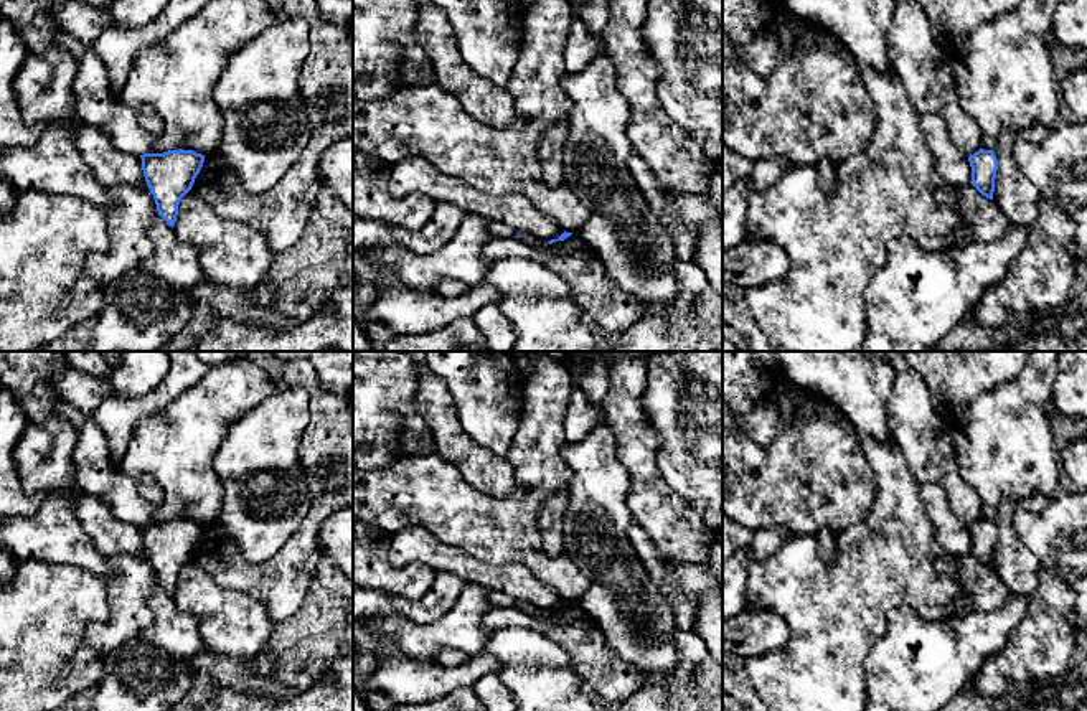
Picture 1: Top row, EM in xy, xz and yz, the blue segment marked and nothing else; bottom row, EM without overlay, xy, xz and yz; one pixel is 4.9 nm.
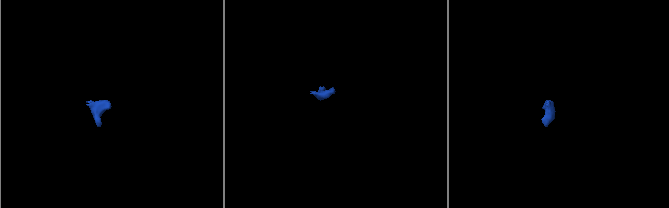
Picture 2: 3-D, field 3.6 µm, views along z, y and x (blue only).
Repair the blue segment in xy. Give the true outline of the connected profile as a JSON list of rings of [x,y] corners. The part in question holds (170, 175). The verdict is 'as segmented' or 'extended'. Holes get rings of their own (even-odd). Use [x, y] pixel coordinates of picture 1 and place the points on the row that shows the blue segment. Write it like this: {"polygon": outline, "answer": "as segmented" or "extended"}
{"polygon": [[[180,148],[163,153],[144,153],[140,158],[158,216],[173,228],[178,216],[178,205],[191,190],[203,167],[205,155]]], "answer": "as segmented"}

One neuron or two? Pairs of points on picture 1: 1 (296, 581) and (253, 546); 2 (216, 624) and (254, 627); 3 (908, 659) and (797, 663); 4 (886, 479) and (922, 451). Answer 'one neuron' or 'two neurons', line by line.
1: two neurons
2: one neuron
3: two neurons
4: two neurons

